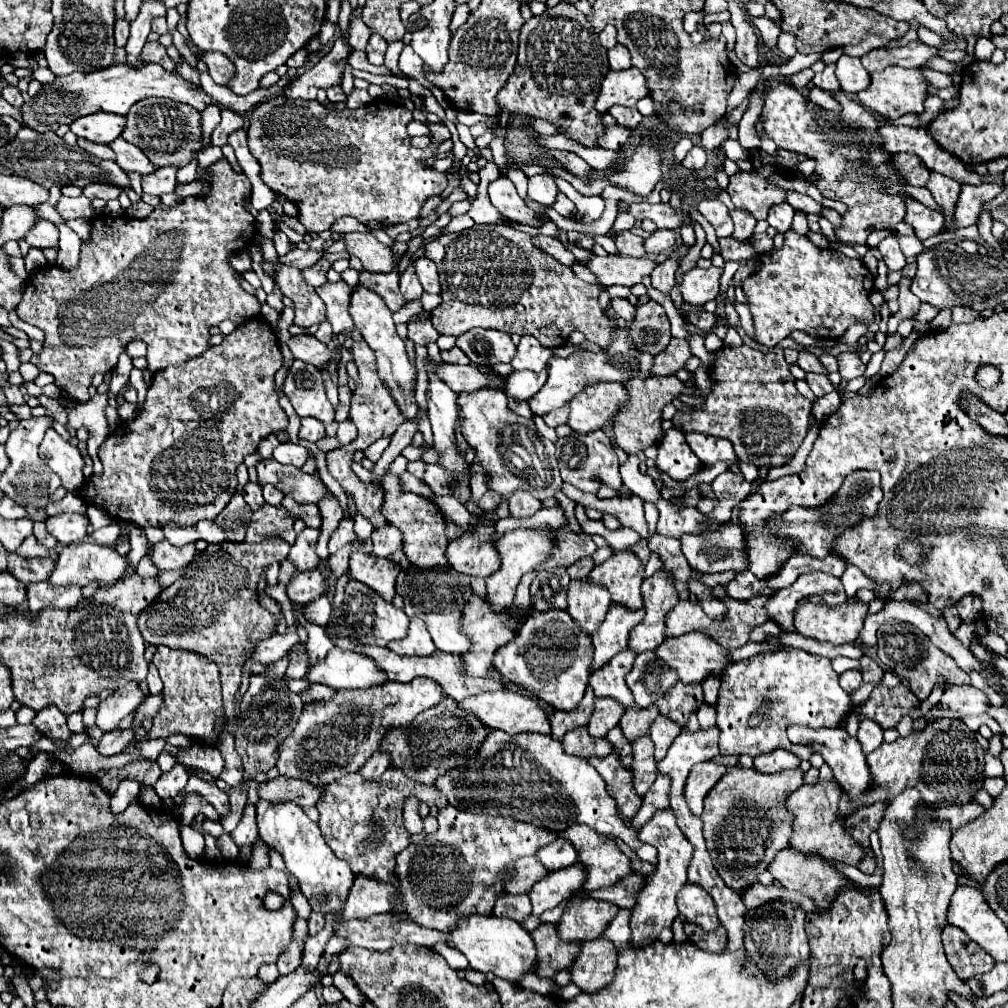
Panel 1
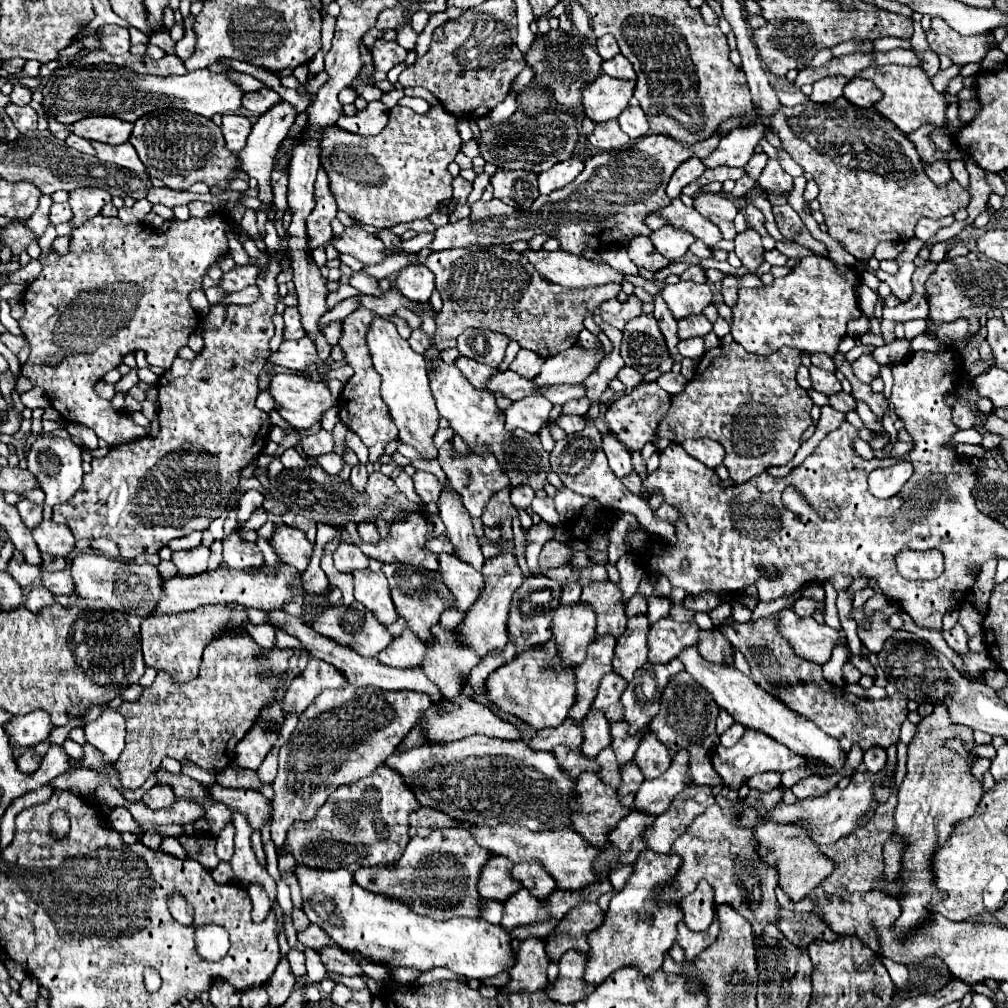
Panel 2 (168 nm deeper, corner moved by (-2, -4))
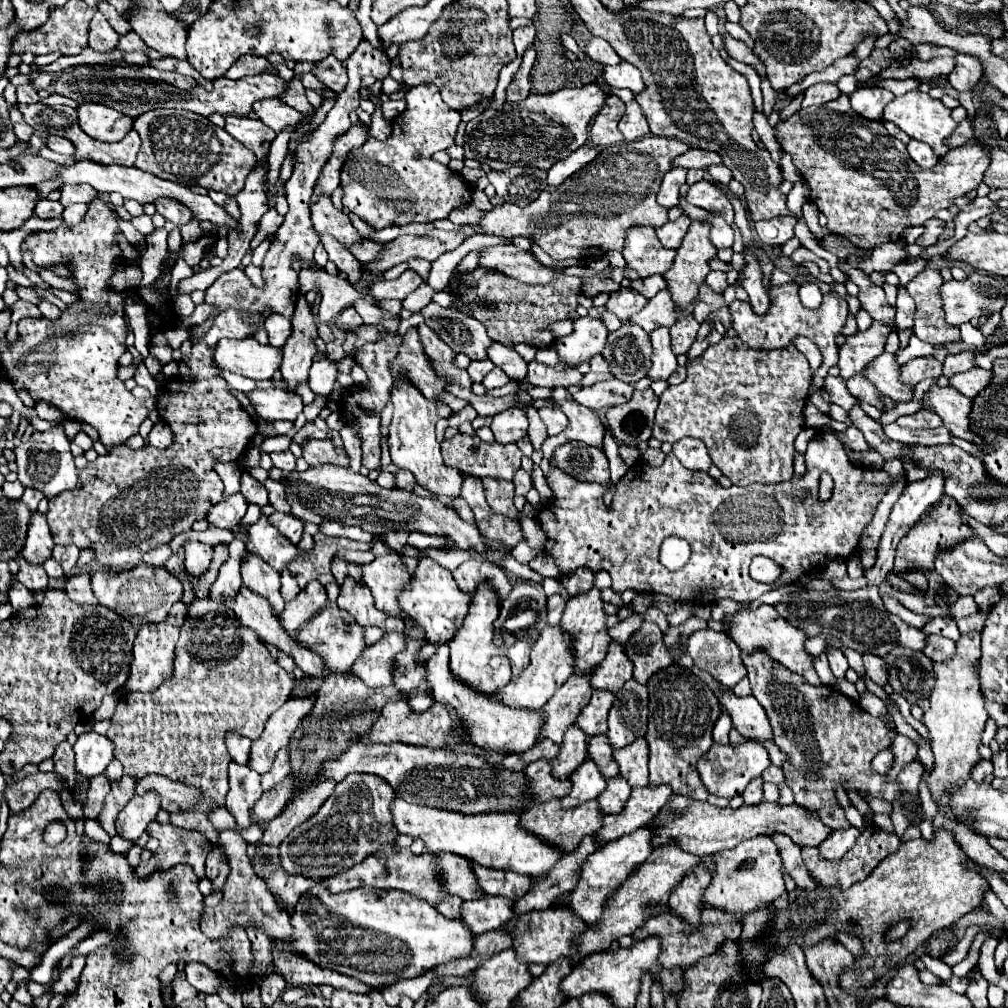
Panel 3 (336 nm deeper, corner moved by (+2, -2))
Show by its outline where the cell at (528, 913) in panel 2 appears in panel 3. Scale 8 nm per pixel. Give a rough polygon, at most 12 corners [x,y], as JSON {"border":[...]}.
{"border":[[508,897],[462,903],[474,935],[504,925],[514,915]]}

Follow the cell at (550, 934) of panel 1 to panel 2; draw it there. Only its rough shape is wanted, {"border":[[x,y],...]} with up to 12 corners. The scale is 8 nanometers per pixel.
{"border":[[542,939],[522,941],[510,981],[500,991],[546,989],[548,963]]}

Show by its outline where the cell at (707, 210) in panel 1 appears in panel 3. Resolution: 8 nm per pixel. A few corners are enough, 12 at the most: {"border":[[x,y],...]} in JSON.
{"border":[[702,179],[686,201],[734,221],[730,199],[718,185]]}

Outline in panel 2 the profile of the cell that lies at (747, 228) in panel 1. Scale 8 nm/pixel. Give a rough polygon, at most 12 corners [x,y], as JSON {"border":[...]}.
{"border":[[752,229],[736,235],[734,253],[746,271],[764,263],[760,235]]}

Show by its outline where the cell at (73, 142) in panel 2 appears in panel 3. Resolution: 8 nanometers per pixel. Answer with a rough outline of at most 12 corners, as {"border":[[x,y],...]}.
{"border":[[50,135],[46,145],[56,153],[74,155],[66,137]]}

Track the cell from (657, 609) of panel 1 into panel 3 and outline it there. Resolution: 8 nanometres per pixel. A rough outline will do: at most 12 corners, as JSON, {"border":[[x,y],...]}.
{"border":[[612,641],[592,687],[616,693],[632,679],[624,645]]}

